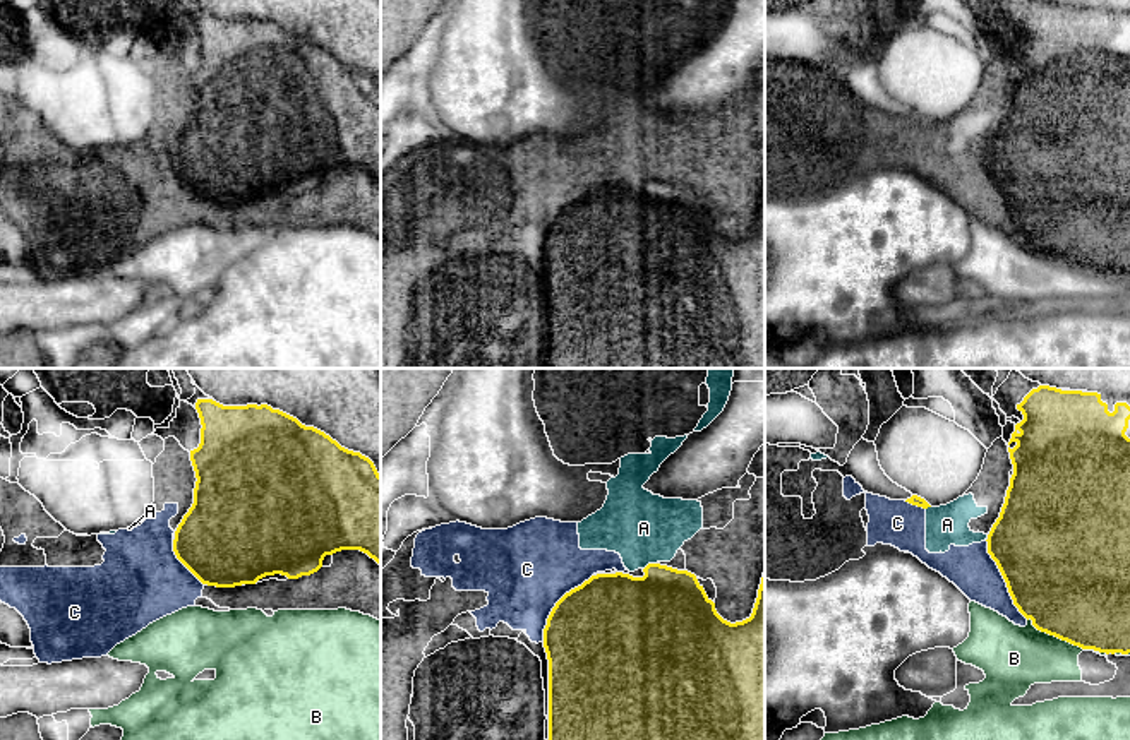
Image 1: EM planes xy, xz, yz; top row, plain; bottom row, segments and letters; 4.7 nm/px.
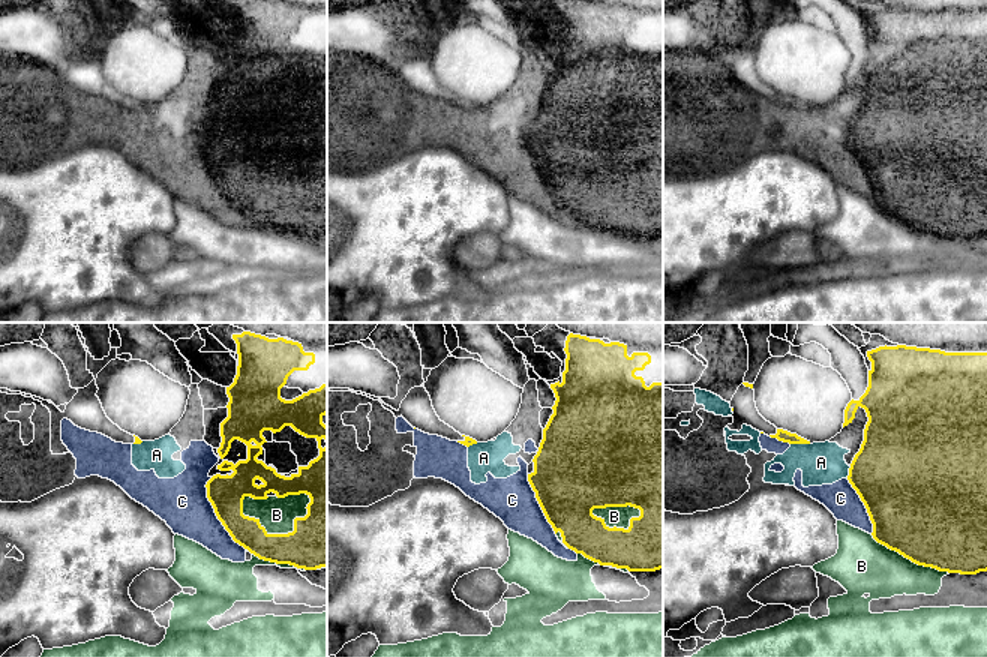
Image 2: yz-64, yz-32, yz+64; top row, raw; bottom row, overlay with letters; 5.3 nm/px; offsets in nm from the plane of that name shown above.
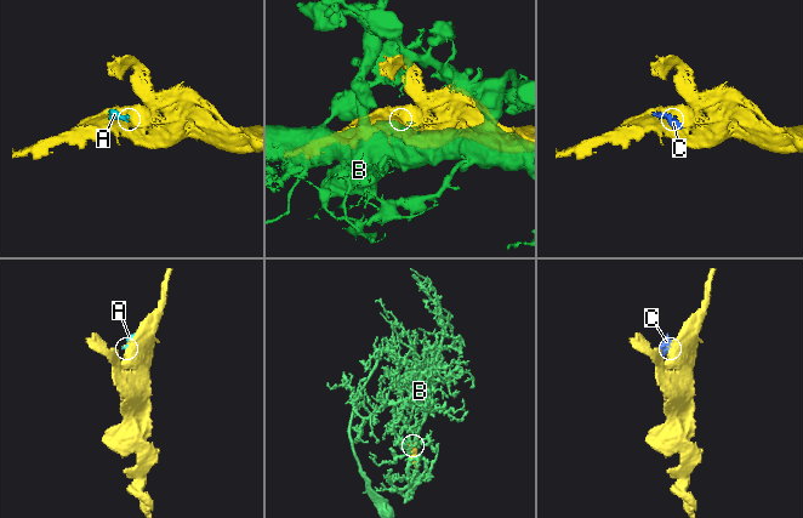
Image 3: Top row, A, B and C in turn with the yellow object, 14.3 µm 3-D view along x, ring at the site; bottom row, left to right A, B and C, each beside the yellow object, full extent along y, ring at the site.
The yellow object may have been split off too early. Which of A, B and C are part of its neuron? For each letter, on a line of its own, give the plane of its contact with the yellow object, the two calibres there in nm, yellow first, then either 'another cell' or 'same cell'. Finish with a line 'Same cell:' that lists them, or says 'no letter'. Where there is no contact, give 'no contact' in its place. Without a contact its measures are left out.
A: contact in xz; calibres 420 and 340 nm; another cell
B: contact in yz; calibres 480 and 280 nm; another cell
C: contact in yz; calibres 500 and 220 nm; another cell
Same cell: no letter

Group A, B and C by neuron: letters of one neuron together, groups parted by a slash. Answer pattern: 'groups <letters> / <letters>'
groups A C / B

